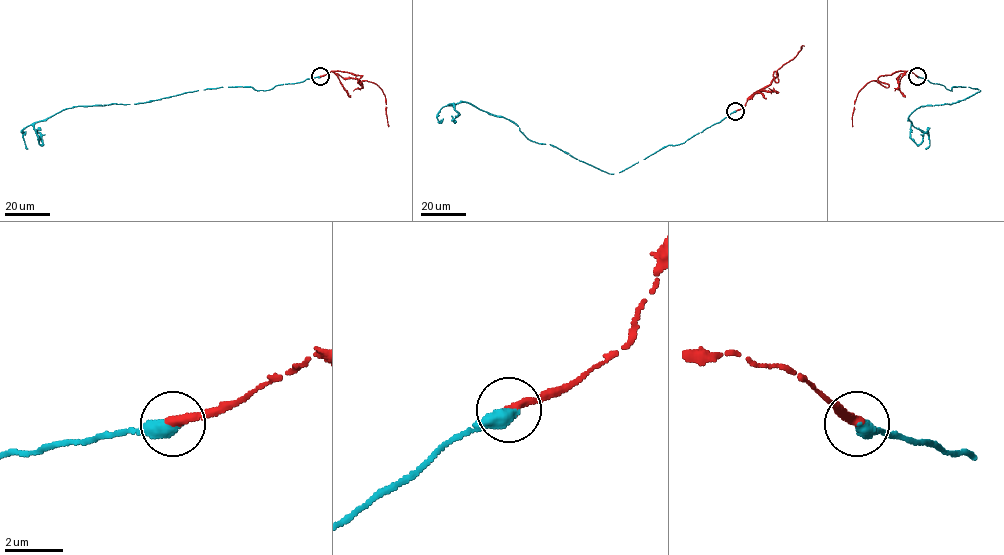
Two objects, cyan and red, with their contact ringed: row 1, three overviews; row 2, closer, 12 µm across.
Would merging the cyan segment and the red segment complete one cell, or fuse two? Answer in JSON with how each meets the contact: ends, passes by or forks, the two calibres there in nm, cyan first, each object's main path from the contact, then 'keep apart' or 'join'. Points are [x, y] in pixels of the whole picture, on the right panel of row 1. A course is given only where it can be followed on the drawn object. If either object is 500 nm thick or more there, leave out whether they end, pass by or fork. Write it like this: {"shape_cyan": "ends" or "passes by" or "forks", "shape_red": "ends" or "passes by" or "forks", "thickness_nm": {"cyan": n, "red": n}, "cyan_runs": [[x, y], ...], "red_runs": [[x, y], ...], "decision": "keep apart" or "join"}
{"thickness_nm": {"cyan": 500, "red": 320}, "cyan_runs": [[917, 76], [949, 90], [980, 91], [950, 104], [921, 106], [909, 116], [910, 138], [917, 144], [930, 128]], "red_runs": [[917, 76], [899, 71], [878, 79], [887, 87], [876, 80], [866, 84], [854, 103], [852, 126]], "decision": "join"}

